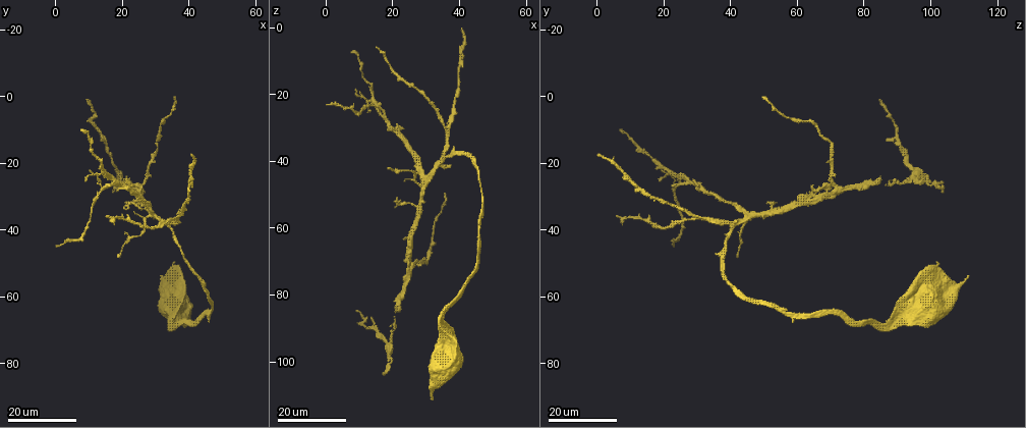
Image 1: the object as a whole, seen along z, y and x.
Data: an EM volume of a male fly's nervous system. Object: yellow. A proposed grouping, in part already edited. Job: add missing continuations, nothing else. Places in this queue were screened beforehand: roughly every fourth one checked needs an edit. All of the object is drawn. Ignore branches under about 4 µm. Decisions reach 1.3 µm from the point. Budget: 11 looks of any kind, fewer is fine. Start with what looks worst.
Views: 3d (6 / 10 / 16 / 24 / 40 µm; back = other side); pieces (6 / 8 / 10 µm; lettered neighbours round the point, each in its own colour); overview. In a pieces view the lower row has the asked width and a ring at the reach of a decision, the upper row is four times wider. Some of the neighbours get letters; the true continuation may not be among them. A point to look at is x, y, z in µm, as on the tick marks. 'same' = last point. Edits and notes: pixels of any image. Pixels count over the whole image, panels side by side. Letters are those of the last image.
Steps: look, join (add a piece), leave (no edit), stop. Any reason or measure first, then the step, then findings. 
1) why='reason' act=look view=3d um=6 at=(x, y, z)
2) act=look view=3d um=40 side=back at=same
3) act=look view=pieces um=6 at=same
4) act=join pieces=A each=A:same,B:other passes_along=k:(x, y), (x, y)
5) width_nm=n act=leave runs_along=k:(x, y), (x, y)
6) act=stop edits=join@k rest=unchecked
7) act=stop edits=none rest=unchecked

why='long arm stops here' act=look view=3d um=16 at=(15.0, 36.0, 5.5)

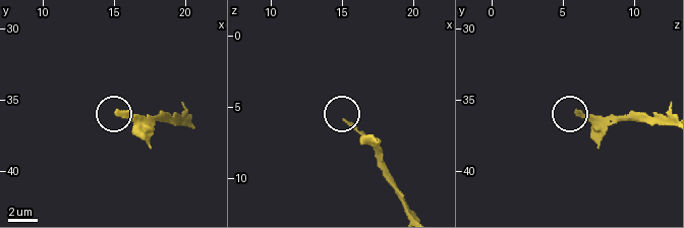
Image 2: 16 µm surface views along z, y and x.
why='see the neighbours' act=look view=pieces um=10 at=(15.0, 35.8, 6.0)

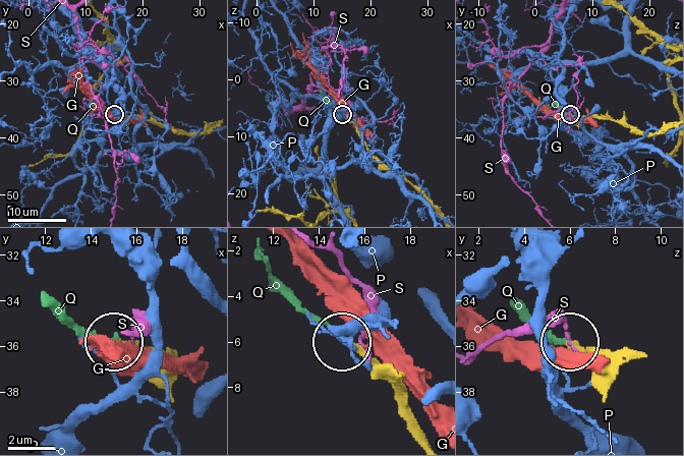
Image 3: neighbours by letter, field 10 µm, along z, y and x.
width_nm=210 act=join pieces=Q each=G:other,P:other,Q:same,S:other found='the cell continues'

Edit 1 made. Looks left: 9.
why='an open end' act=look view=3d um=24 at=(10.0, 0.5, 84.5)

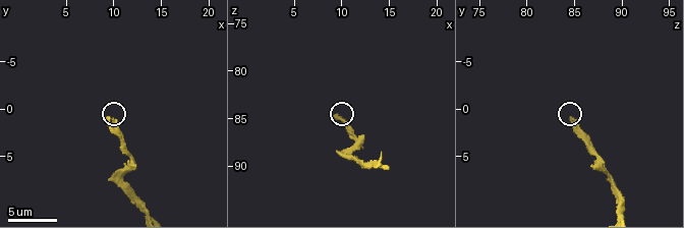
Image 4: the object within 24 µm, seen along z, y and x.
act=look view=3d um=6 at=(9.2, 1.0, 85.0)

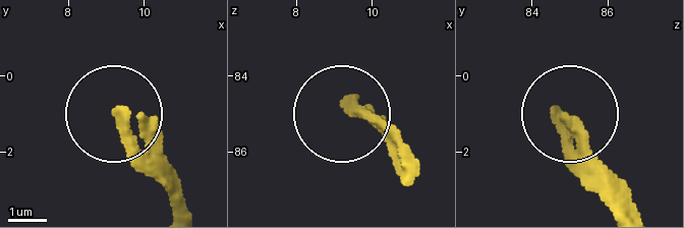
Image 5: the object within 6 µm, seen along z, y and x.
why='see the neighbours' act=look view=pieces um=6 at=(9.35, 1.00, 84.70)

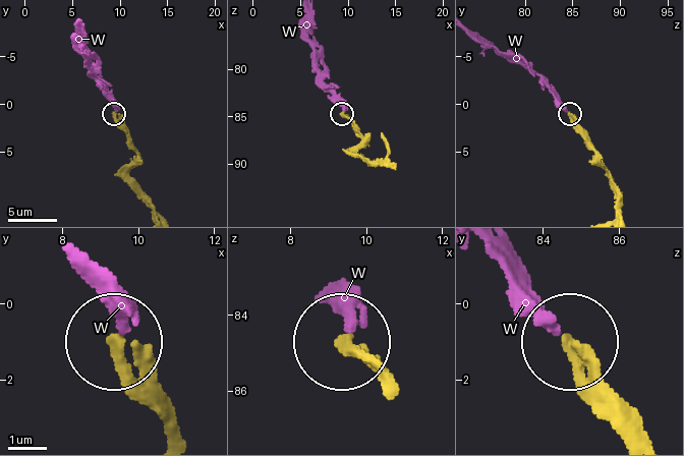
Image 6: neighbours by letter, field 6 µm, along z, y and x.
width_nm=250 act=join pieces=W each=W:same passes_along=6:(387, 387), (325, 302) found='it goes on there'

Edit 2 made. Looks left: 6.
why='end of a long branch' act=look view=3d um=16 at=(41.5, 17.5, 0.0)

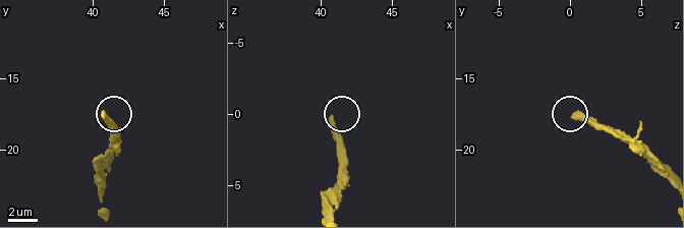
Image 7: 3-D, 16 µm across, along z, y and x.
why='see the neighbours' act=look view=pieces um=8 at=(40.8, 17.6, 0.4)

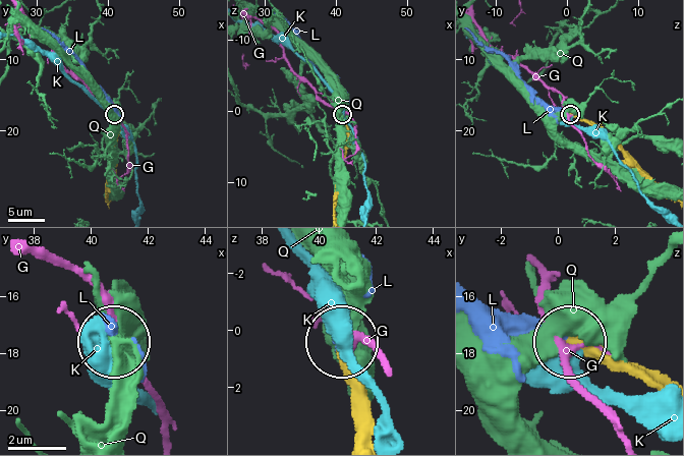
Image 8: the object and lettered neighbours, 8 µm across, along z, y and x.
width_nm=370 act=join pieces=L each=G:other,K:other,L:same,Q:other passes_along=8:(589, 123), (550, 109), (506, 58), (488, 49), (472, 35) found='it goes on there'

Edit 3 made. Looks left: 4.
why='an open end' act=look view=3d um=16 at=(36.0, 0.0, 50.0)

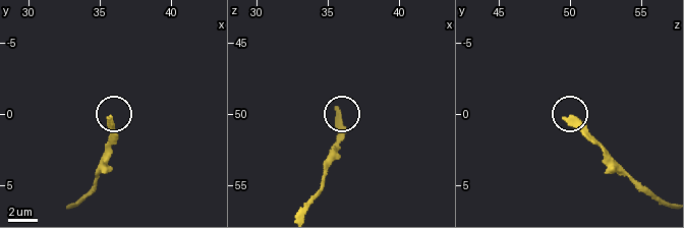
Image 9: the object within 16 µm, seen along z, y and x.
act=look view=pieces um=6 at=(35.8, 0.4, 49.6)

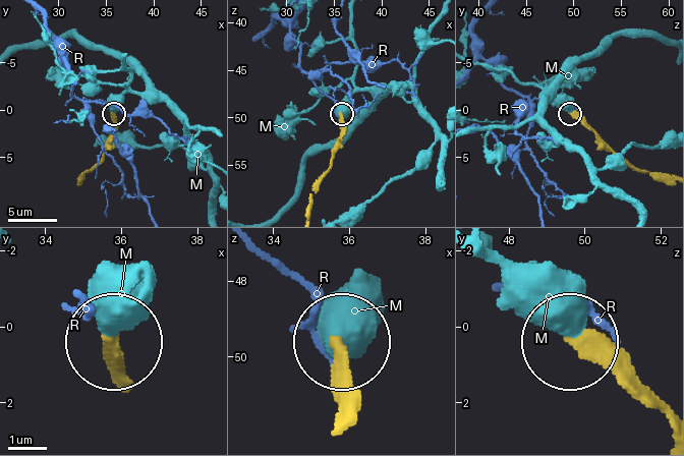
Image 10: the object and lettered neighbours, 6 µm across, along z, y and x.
act=leave each=M:other,R:other found='none of them fits'

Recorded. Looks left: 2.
why='free end' act=look view=3d um=24 at=(13.0, 13.5, 86.5)

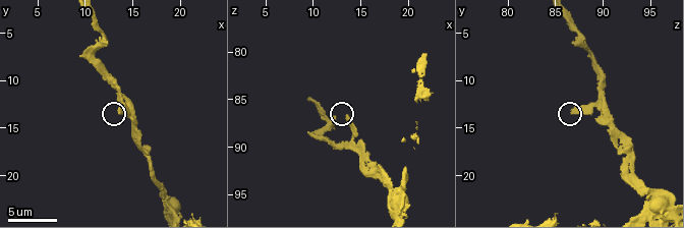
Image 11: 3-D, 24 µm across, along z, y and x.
why='what lies round it' act=look view=pieces um=10 at=(13.8, 13.4, 86.8)

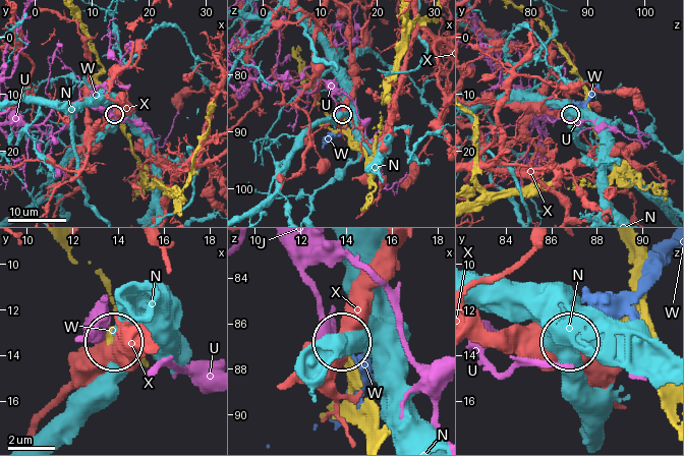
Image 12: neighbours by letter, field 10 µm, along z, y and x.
width_nm=370 act=leave each=N:other,U:other,W:other,X:other found='none of them fits'

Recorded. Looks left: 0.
act=stop edits=join@3,join@6,join@8 rest=unchecked

